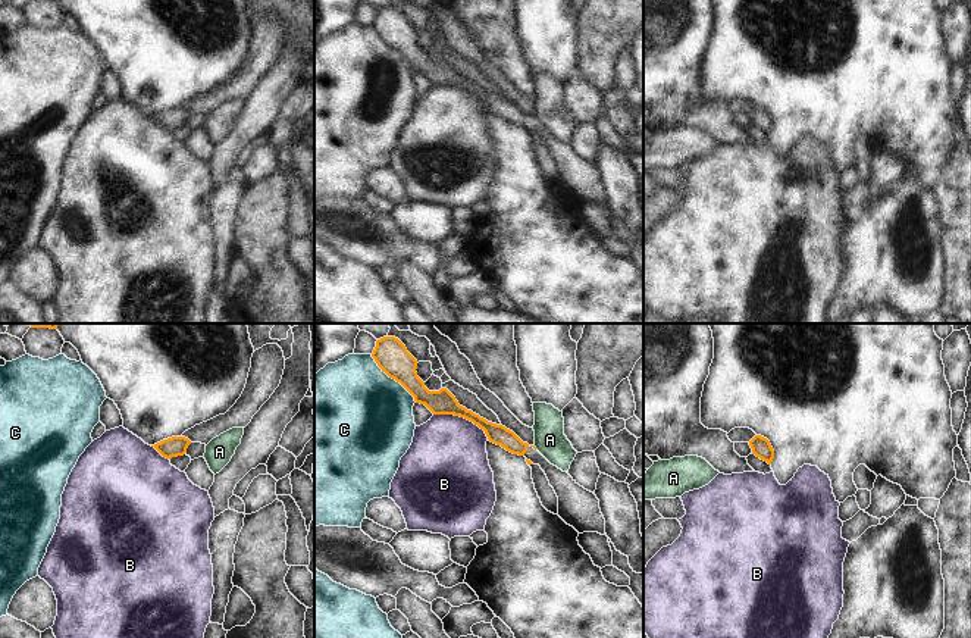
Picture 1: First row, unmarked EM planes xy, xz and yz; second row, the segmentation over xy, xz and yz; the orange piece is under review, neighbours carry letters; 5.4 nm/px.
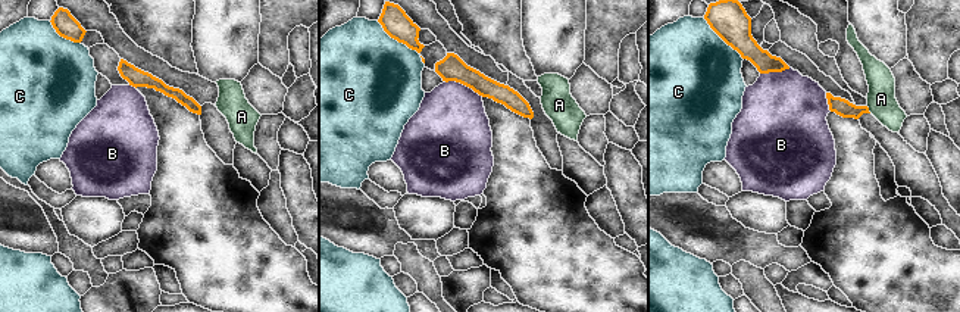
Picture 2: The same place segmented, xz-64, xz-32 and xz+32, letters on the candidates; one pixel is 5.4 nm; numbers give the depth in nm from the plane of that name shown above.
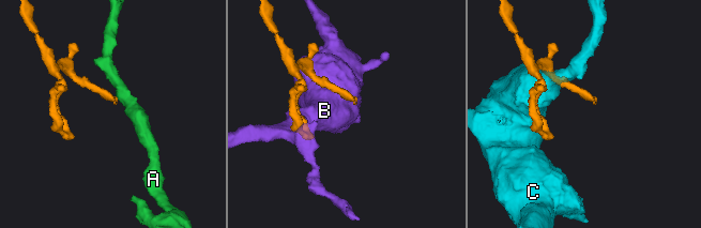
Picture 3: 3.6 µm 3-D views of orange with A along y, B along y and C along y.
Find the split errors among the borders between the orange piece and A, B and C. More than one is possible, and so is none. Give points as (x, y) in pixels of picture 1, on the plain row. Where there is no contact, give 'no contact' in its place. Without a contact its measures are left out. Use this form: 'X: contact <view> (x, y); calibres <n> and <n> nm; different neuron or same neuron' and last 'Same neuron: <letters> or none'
A: contact xz (535, 118); calibres 20 and 170 nm; different neuron
B: contact xz (463, 87); calibres 140 and 420 nm; different neuron
C: contact xz (392, 49); calibres 180 and 500 nm; different neuron
Same neuron: none

